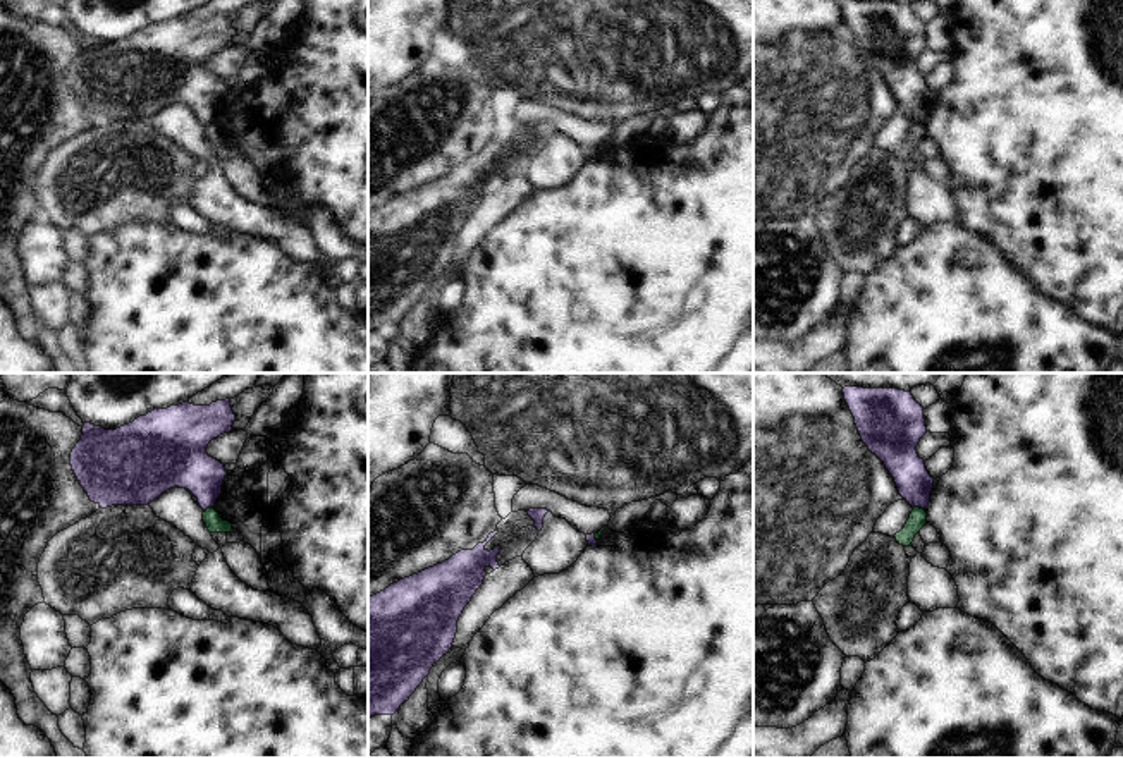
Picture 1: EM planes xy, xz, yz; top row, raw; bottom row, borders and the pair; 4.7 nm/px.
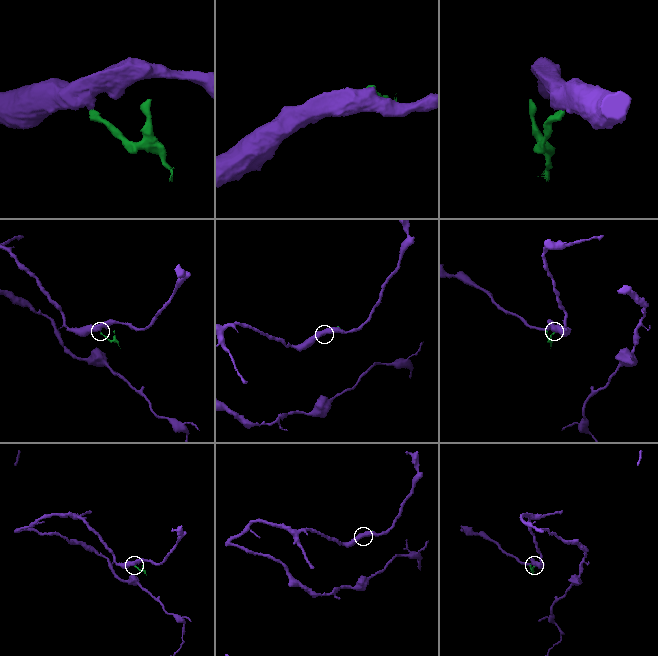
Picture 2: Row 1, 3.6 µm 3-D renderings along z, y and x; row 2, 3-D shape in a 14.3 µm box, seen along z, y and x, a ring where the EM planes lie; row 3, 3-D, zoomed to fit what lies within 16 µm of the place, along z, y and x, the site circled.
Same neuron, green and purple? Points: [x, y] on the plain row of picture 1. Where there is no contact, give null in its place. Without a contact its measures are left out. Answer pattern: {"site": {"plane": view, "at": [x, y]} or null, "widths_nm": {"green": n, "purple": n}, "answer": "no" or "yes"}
{"site": {"plane": "yz", "at": [919, 122]}, "widths_nm": {"green": 90, "purple": 160}, "answer": "no"}

